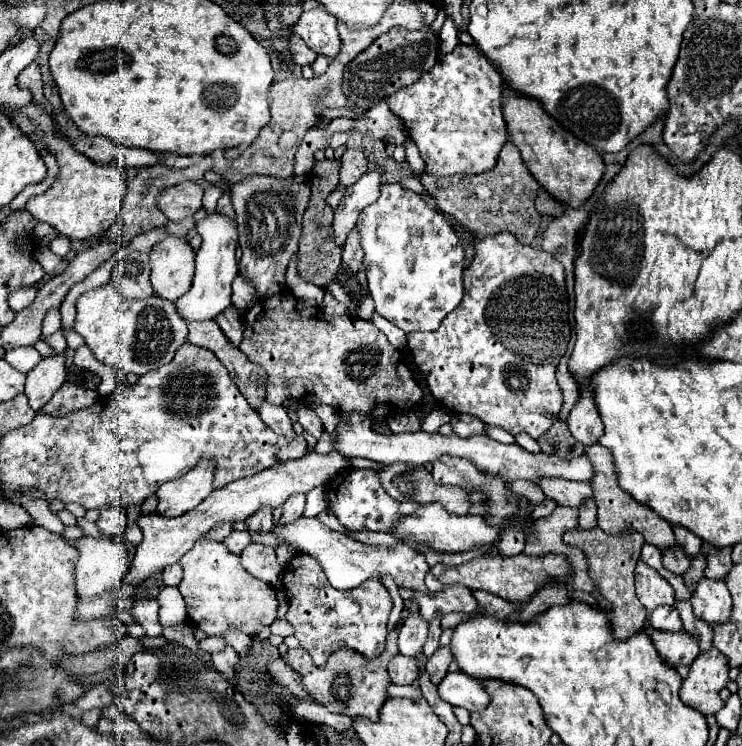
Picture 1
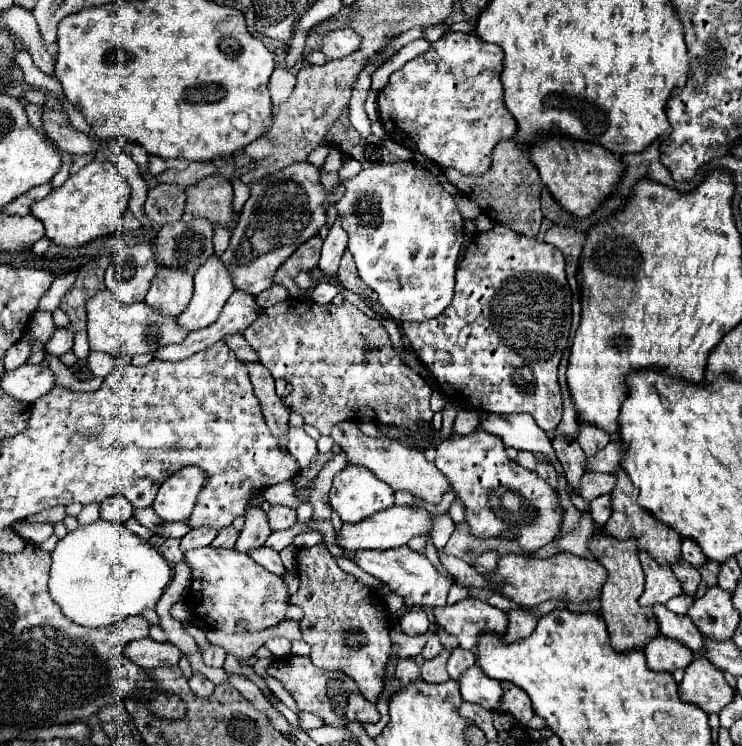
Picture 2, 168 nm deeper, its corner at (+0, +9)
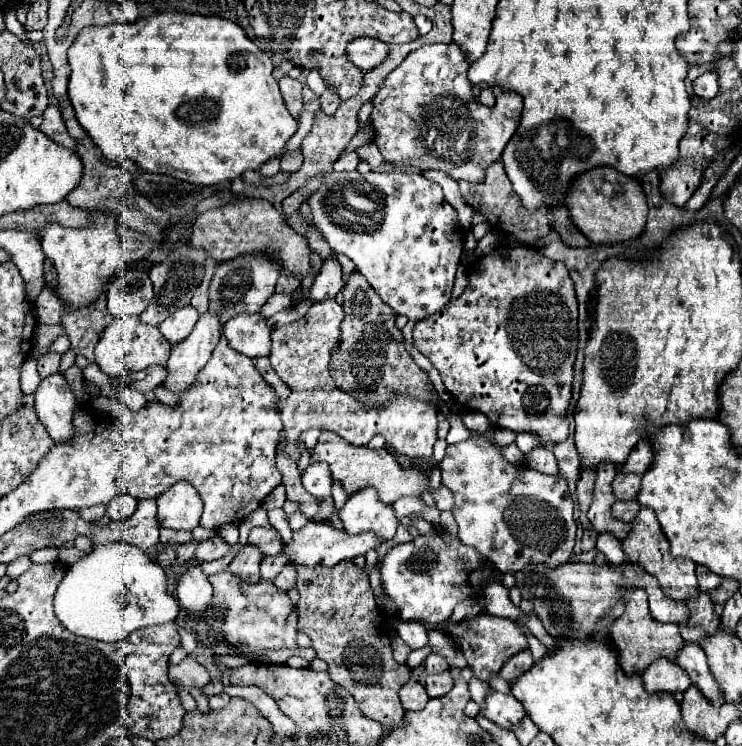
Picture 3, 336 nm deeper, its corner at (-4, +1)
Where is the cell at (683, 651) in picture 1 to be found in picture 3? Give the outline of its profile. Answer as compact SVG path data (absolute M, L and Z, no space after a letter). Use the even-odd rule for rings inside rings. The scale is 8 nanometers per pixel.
M659 658L659 662L653 662L645 672L643 672L643 686L649 694L675 694L675 692L685 692L691 686L691 680L687 678L687 672L681 670L679 664L667 662L665 658Z

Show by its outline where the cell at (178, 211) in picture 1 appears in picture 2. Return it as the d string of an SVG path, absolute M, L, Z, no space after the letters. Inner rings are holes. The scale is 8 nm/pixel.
M209 176L199 186L185 190L187 202L181 216L183 222L189 222L195 216L205 216L213 224L233 224L233 188L223 176Z

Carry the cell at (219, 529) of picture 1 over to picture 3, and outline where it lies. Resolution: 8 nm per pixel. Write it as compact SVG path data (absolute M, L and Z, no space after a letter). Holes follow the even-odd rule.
M187 542L187 544L181 544L181 546L177 546L175 548L175 552L177 552L177 564L185 564L185 562L189 562L189 560L193 560L193 556L195 556L195 542Z

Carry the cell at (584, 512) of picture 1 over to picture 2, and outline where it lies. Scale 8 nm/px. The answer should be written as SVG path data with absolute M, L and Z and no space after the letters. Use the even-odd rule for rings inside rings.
M599 496L595 500L591 500L589 504L589 512L591 518L597 526L603 526L607 522L607 518L611 516L611 506L609 506L609 496Z

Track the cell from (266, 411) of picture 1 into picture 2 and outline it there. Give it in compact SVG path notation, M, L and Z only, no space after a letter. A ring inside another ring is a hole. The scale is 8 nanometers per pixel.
M291 424L287 426L285 440L287 440L287 452L299 462L299 468L307 468L317 454L317 442L309 438L301 428L295 428Z

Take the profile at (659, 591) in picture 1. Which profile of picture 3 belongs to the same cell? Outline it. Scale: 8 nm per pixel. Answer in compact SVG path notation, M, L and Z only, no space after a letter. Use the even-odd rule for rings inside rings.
M567 562L559 568L549 568L545 564L531 564L525 570L515 574L517 588L525 600L531 600L539 620L545 630L553 638L567 640L591 640L599 634L609 632L609 626L623 614L623 590L643 588L648 594L648 604L651 615L659 622L675 622L687 624L689 614L685 602L675 602L661 592L657 580L647 574L639 564L583 564L583 562Z

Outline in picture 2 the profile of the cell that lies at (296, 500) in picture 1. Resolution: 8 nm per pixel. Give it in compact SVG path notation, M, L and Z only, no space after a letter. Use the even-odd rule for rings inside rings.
M275 504L269 508L269 526L271 530L287 530L297 522L297 512L289 506Z

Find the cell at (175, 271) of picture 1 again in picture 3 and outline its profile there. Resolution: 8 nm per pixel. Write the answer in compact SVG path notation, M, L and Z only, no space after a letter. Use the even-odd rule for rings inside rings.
M185 306L177 310L173 316L169 316L165 322L161 322L159 330L173 346L173 344L179 344L183 338L187 338L187 334L191 334L197 320L199 320L199 312L193 306Z

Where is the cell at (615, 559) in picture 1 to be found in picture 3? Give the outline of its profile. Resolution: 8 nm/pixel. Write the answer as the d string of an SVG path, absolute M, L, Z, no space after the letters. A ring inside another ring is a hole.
M625 590L625 612L619 620L613 622L611 636L619 652L619 664L627 676L641 674L657 658L667 658L675 662L679 650L683 648L683 638L679 636L677 624L663 624L663 622L653 620L649 606L647 606L645 590Z

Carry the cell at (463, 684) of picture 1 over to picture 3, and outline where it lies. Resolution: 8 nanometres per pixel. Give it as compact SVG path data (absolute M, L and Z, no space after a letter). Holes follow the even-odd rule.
M493 692L485 698L485 716L495 722L499 728L505 730L513 730L521 724L521 720L527 716L523 704L513 698L511 694L501 694L501 692Z

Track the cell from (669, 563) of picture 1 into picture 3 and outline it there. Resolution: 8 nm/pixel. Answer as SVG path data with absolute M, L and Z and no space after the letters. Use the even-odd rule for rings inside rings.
M701 592L699 596L687 600L687 608L691 612L689 626L701 626L707 634L715 634L715 630L721 622L719 622L719 616L715 616L713 602L711 602L709 594Z

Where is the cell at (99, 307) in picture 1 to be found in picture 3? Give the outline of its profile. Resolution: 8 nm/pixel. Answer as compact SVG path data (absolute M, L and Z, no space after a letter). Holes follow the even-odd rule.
M129 316L129 318L115 318L103 330L101 340L95 348L95 360L97 360L97 366L101 368L101 372L115 378L115 376L145 370L155 364L163 366L169 358L169 352L171 352L171 344L167 344L167 340L159 332L159 328L143 324L137 316Z

